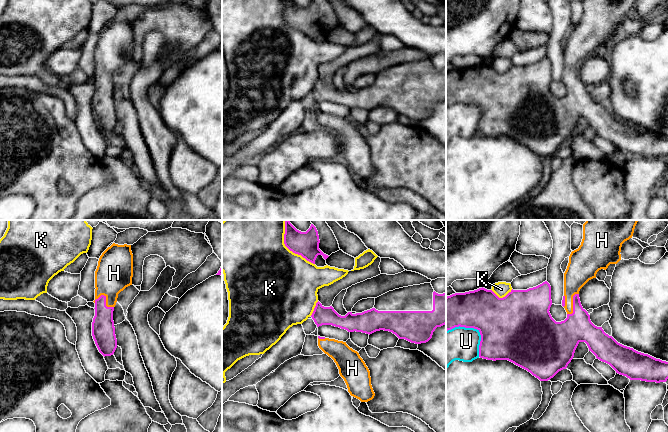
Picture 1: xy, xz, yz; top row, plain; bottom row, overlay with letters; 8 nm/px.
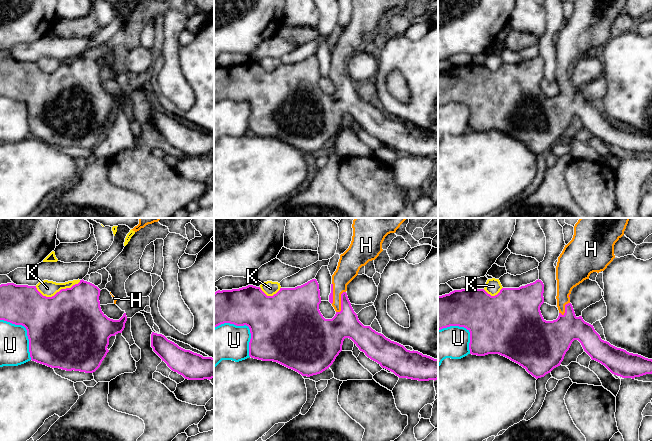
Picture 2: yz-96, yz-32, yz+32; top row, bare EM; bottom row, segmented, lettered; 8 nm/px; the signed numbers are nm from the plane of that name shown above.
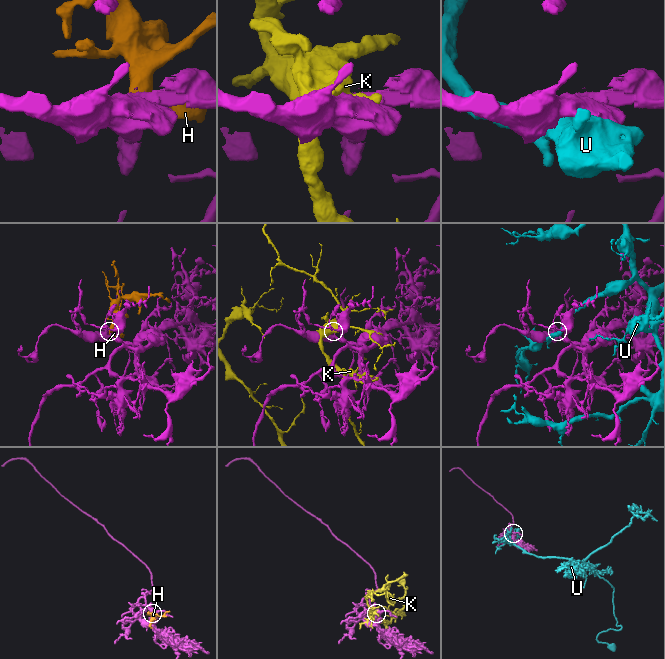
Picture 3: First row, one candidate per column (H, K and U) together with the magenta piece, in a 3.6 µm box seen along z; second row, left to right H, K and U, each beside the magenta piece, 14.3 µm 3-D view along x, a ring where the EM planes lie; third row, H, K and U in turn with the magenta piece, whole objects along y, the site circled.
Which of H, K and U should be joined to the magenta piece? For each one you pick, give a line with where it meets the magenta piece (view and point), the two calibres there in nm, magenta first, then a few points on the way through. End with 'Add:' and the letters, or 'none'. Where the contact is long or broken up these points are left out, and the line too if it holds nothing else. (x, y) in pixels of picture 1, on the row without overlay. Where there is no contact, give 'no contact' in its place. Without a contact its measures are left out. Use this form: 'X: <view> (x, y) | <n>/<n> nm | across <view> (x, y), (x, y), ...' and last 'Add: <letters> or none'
H: xy (105, 75) | 190/300 nm | across xy (103, 106), (105, 75), (108, 59), (114, 49)
Add: H

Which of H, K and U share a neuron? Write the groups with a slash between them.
H / K / U

